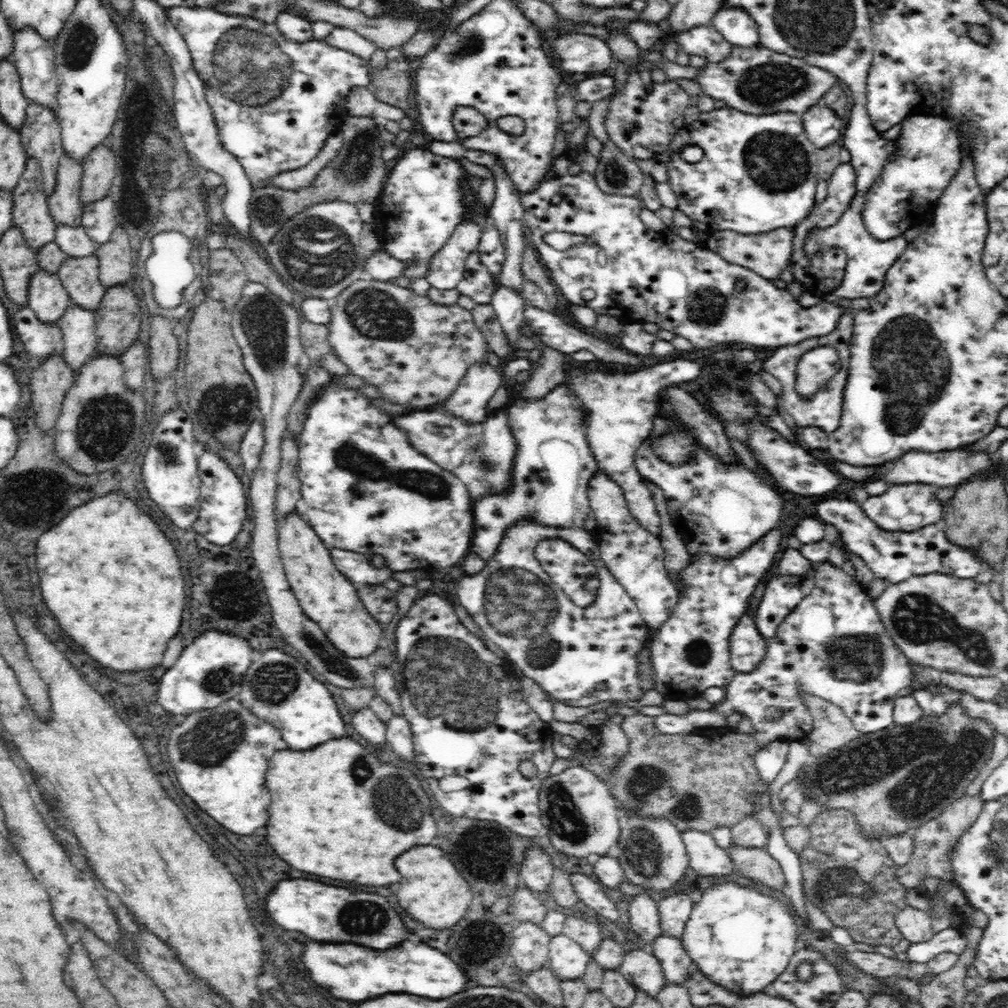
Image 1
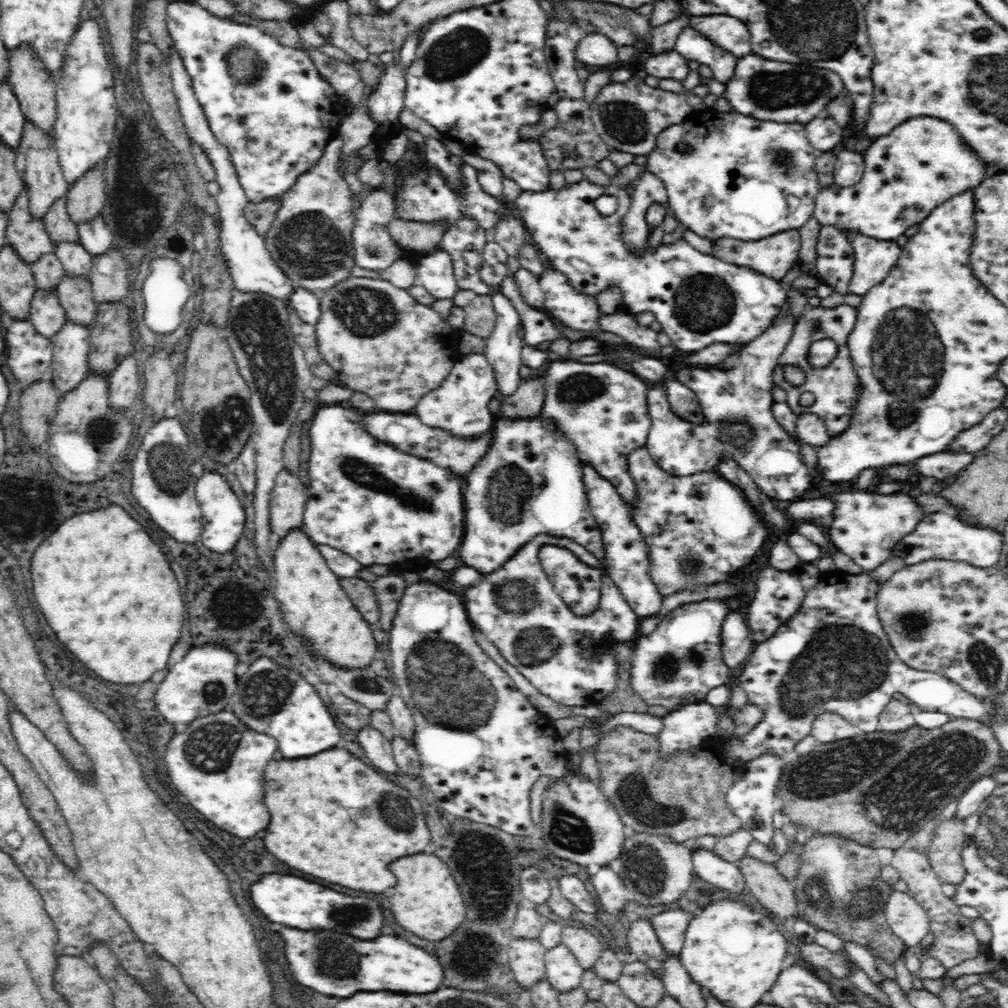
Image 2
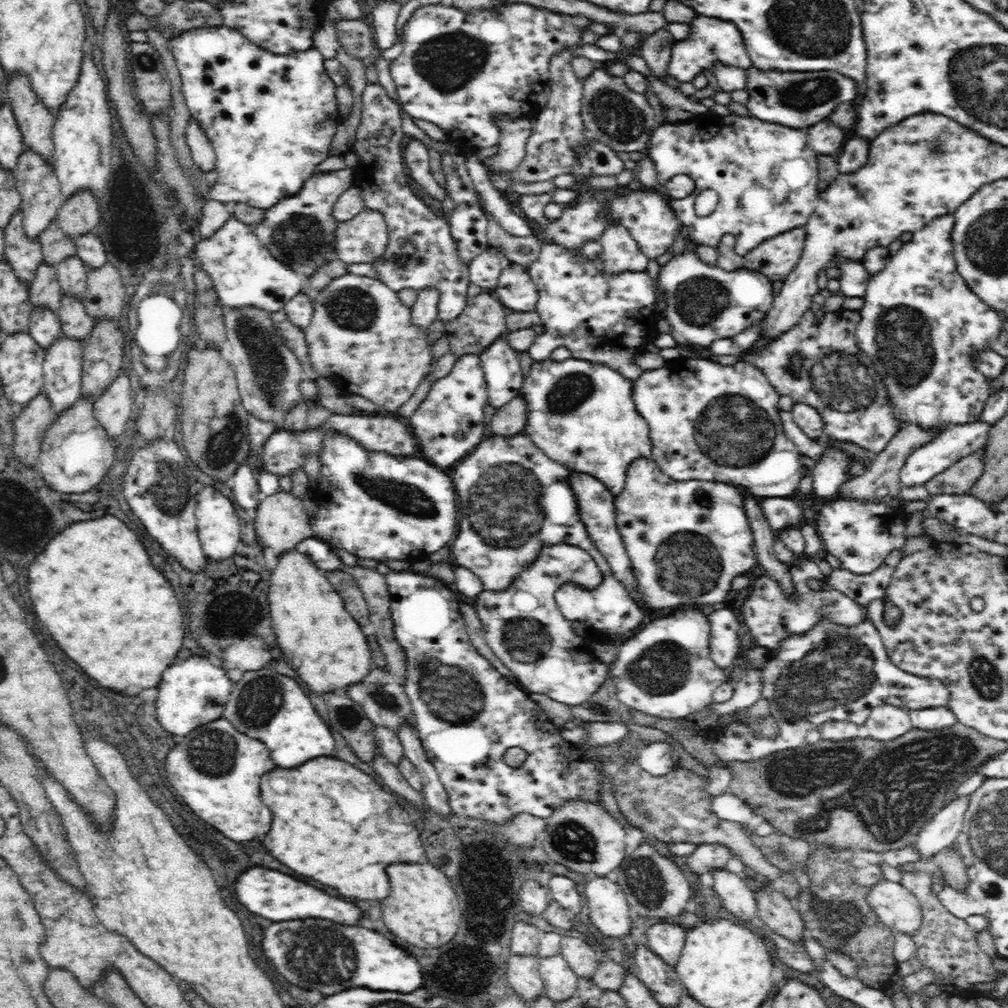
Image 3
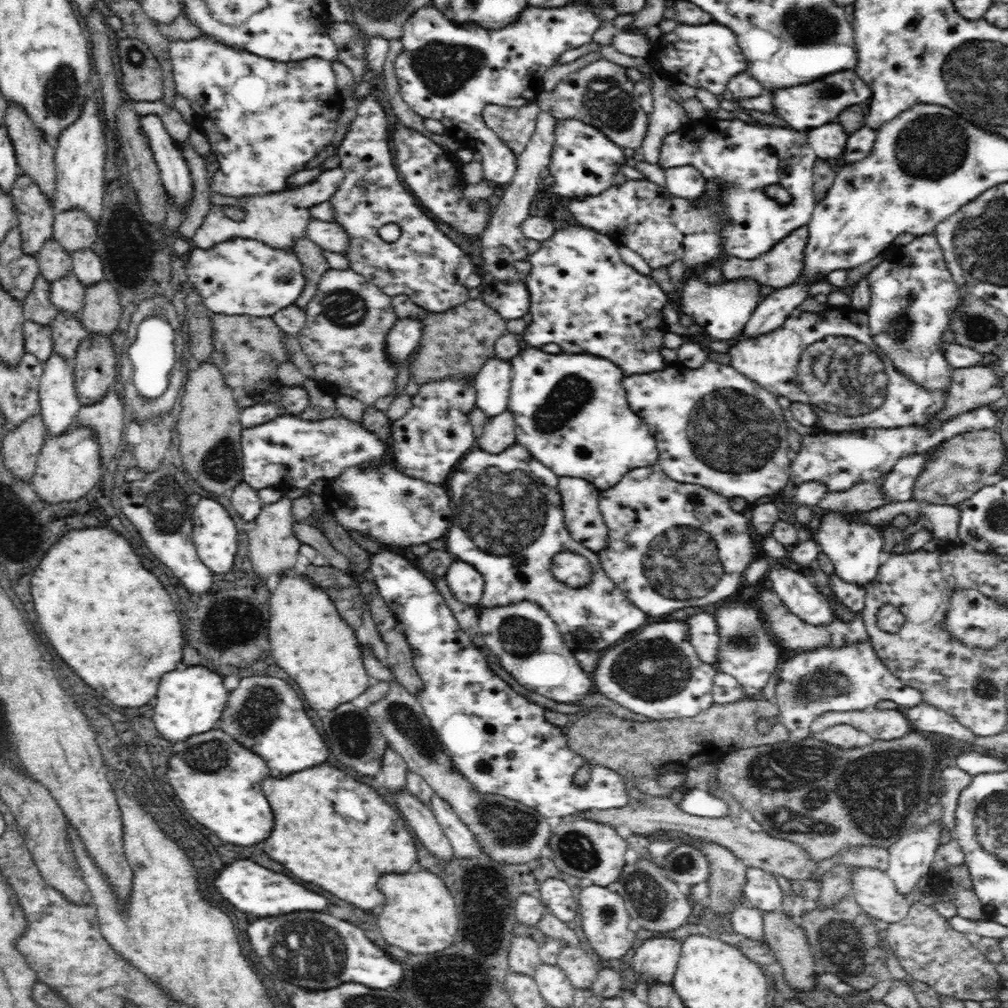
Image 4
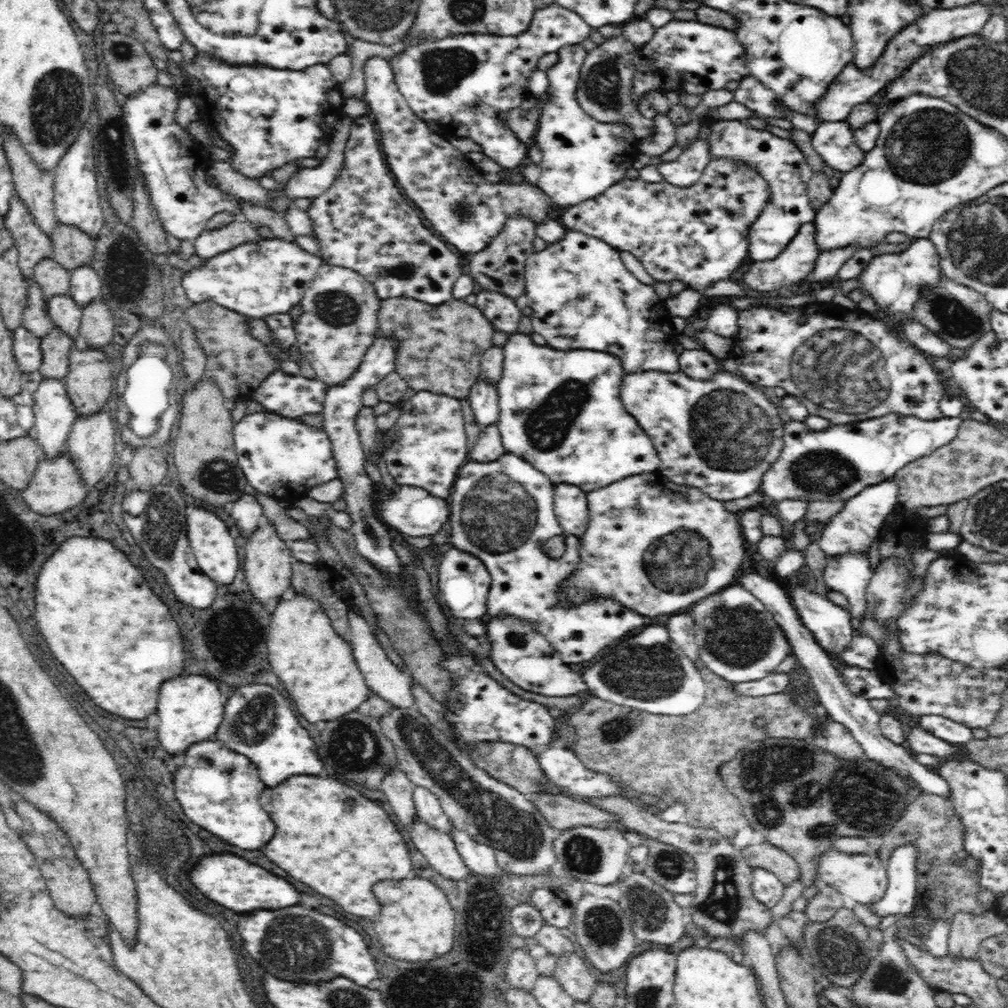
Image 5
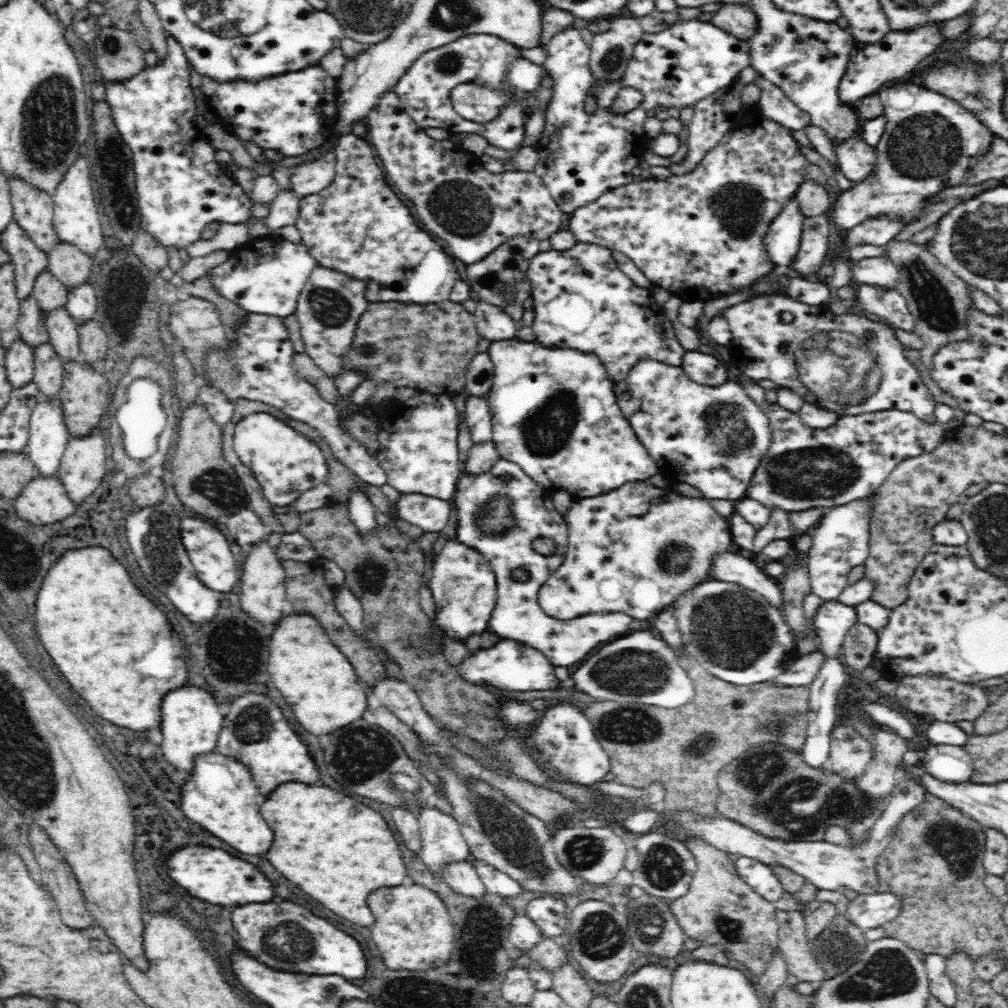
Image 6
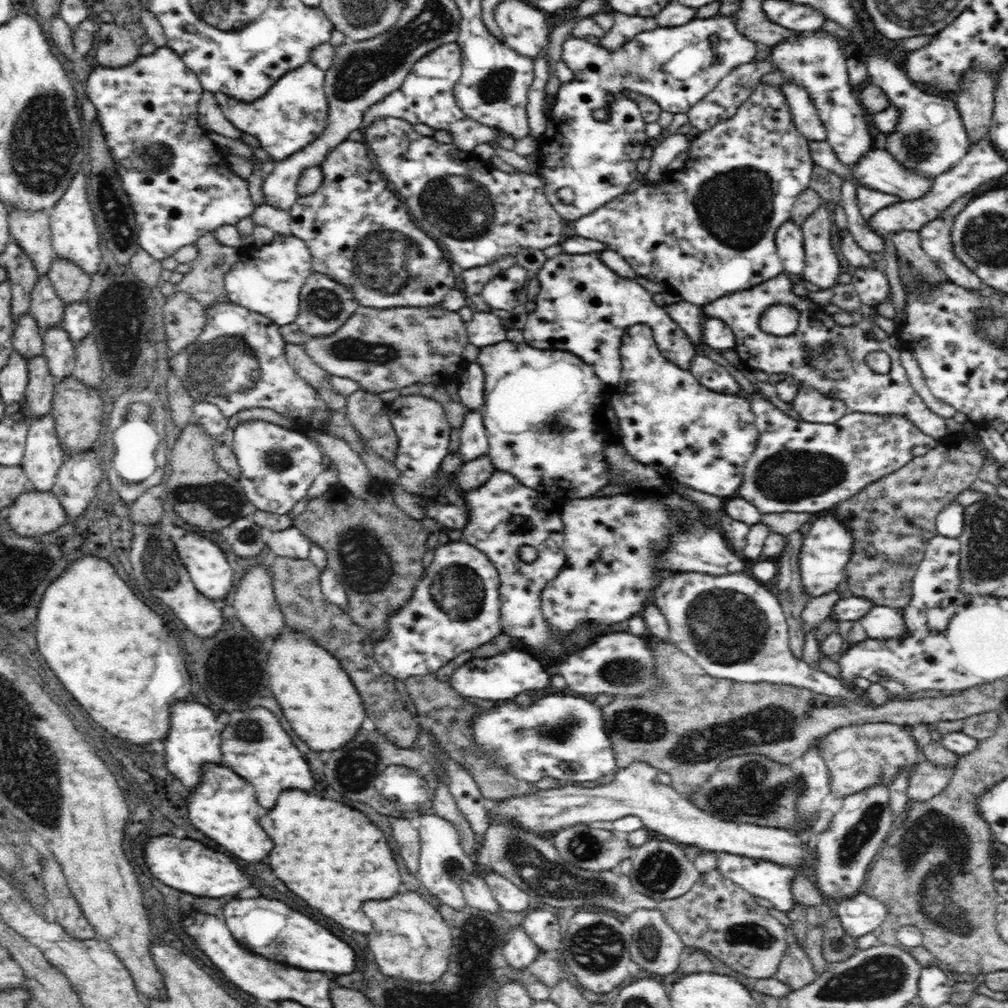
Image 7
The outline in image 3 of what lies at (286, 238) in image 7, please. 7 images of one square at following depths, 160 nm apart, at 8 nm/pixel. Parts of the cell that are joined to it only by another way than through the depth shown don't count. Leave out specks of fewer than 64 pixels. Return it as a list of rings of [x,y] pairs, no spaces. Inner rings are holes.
[[[230,216],[214,234],[196,243],[191,255],[199,268],[209,274],[218,300],[225,310],[256,306],[280,312],[294,295],[302,291],[305,282],[304,277],[274,258],[265,243],[260,242],[251,225],[234,216]]]

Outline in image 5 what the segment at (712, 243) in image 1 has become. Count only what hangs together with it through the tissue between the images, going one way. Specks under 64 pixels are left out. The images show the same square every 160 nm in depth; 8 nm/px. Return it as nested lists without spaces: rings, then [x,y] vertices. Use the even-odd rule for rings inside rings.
[[[814,221],[803,224],[799,228],[798,234],[794,235],[794,238],[783,247],[776,258],[766,261],[754,261],[744,273],[744,282],[754,292],[760,290],[760,294],[768,295],[776,293],[782,286],[800,283],[804,280],[814,270],[814,264],[816,264],[819,253],[815,246]]]

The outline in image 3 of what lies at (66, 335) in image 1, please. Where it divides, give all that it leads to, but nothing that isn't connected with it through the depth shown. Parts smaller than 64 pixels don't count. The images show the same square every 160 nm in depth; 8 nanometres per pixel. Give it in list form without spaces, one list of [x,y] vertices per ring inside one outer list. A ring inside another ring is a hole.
[[[64,335],[47,348],[43,392],[58,415],[82,395],[82,344],[80,339]]]

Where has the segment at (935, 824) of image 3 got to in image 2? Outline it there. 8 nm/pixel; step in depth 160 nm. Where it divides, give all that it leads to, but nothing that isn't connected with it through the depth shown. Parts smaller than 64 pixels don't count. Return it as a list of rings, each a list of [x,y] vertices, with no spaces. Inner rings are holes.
[[[991,774],[984,775],[974,781],[958,798],[957,810],[953,816],[965,820],[977,810],[980,810],[982,801],[993,794],[995,788],[1002,785],[992,779]]]

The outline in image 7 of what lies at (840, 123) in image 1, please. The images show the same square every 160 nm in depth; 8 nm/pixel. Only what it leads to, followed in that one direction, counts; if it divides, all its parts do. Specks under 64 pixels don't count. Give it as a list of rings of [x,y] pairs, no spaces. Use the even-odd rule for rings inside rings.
[[[875,145],[852,169],[854,179],[864,183],[866,188],[899,196],[902,201],[919,200],[934,184],[934,180],[903,170],[902,165],[879,145]]]

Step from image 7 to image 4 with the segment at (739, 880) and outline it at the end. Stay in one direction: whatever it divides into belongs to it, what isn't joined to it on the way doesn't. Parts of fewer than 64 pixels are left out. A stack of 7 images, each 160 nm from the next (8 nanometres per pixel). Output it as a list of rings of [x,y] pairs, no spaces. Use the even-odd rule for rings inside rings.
[[[747,868],[743,894],[749,904],[763,911],[780,910],[785,904],[783,892],[775,875],[760,868]]]

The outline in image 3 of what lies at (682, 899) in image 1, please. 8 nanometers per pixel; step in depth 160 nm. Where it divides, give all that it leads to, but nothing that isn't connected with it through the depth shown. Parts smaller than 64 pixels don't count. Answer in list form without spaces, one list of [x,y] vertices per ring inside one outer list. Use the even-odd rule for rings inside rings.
[[[668,920],[652,925],[644,934],[649,949],[675,967],[685,943],[687,928],[670,924]]]

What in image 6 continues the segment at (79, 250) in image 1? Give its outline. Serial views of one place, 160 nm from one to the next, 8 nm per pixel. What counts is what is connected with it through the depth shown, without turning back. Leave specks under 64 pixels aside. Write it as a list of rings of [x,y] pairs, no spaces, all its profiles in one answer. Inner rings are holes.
[[[65,307],[46,313],[45,325],[49,342],[52,343],[64,363],[80,356],[78,322]]]

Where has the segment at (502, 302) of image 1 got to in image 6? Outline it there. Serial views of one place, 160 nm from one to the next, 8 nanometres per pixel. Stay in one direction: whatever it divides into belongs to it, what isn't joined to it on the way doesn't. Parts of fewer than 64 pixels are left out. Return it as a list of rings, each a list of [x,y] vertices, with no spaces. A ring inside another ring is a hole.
[[[469,394],[465,401],[465,418],[473,444],[484,444],[491,440],[493,418],[487,397],[478,398]]]

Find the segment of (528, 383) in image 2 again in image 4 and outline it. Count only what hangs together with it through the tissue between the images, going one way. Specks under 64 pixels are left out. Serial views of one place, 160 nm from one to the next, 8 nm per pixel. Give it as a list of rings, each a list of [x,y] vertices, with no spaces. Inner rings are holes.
[[[506,410],[488,418],[483,433],[476,440],[476,448],[490,454],[500,454],[515,442],[514,415]]]

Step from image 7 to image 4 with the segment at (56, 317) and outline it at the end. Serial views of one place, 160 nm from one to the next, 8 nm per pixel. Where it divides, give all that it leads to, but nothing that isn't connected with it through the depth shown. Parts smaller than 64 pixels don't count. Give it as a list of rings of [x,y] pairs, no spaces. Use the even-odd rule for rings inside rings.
[[[54,238],[46,240],[35,257],[39,264],[39,272],[50,283],[72,272],[71,253],[66,252]]]

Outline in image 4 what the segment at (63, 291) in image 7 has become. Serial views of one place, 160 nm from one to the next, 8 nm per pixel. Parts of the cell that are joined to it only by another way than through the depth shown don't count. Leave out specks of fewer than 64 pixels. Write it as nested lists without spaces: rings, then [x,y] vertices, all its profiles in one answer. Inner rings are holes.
[[[82,208],[56,211],[53,238],[68,253],[82,248],[91,248],[97,238],[97,222],[86,215]]]

